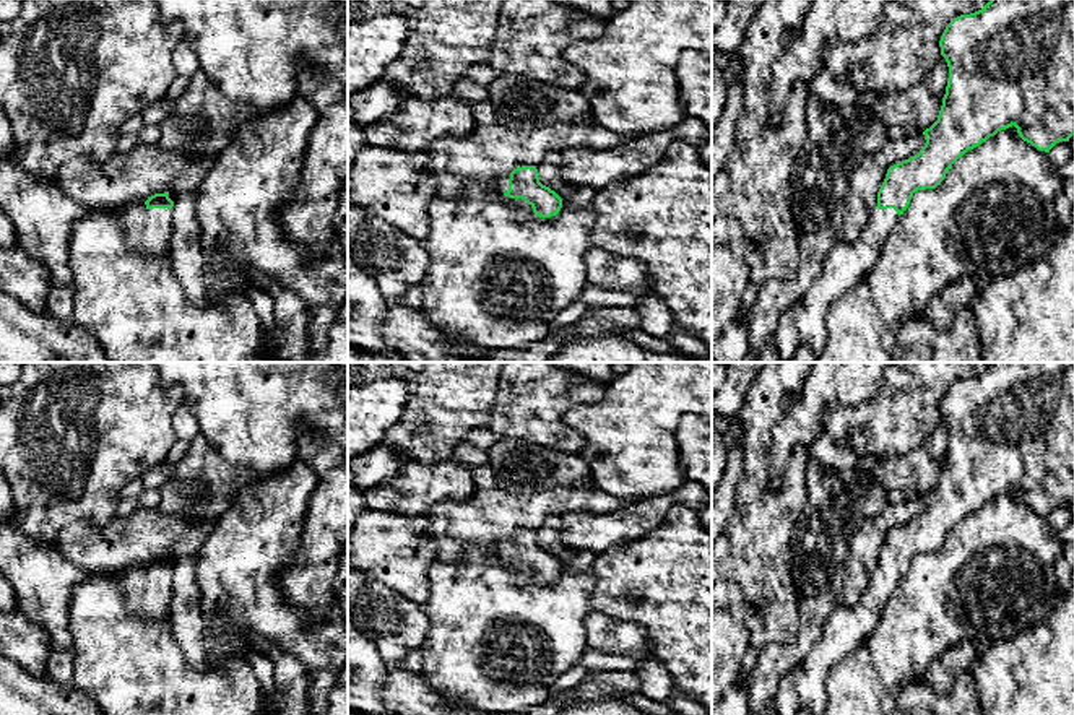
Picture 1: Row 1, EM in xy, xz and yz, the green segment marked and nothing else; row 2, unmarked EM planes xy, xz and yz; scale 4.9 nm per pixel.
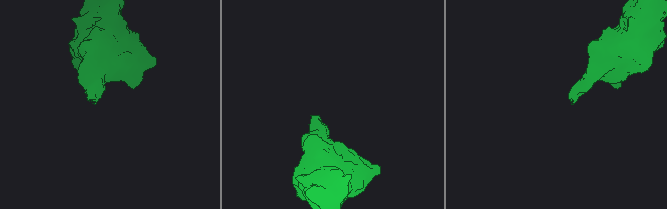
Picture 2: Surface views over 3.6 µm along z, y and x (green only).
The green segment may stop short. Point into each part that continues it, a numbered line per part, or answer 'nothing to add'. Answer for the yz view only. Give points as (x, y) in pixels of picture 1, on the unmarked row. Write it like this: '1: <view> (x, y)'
1: yz (847, 626)

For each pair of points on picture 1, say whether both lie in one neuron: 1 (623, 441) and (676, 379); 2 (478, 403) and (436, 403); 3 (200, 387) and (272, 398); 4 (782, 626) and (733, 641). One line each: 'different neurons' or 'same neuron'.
1: same neuron
2: same neuron
3: same neuron
4: different neurons

